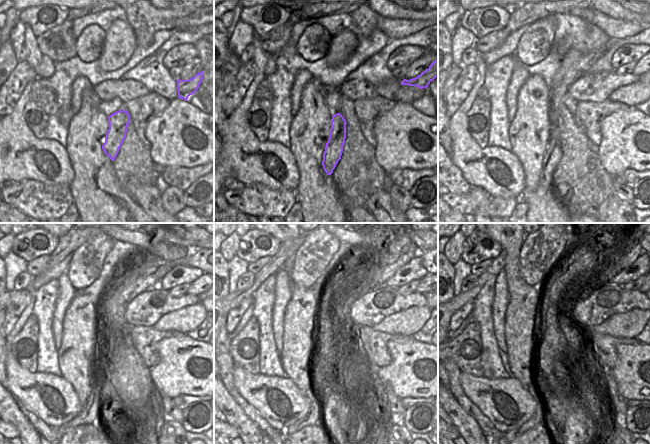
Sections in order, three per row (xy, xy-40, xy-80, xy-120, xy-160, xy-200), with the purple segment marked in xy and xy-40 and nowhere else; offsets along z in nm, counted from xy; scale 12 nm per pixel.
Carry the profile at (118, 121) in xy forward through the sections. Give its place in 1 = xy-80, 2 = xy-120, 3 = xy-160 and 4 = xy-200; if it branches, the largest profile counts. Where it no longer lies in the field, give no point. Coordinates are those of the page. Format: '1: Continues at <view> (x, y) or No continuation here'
1: Continues at xy-80 (553, 155)
2: Continues at xy-120 (95, 402)
3: Continues at xy-160 (314, 416)
4: Continues at xy-200 (538, 418)

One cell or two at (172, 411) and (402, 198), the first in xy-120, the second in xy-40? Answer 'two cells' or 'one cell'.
one cell

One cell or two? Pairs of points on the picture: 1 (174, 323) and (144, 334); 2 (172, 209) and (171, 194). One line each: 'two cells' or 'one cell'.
1: two cells
2: one cell

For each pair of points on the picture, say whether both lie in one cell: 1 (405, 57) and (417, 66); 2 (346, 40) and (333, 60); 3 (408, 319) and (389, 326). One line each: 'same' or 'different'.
1: different
2: same
3: same

